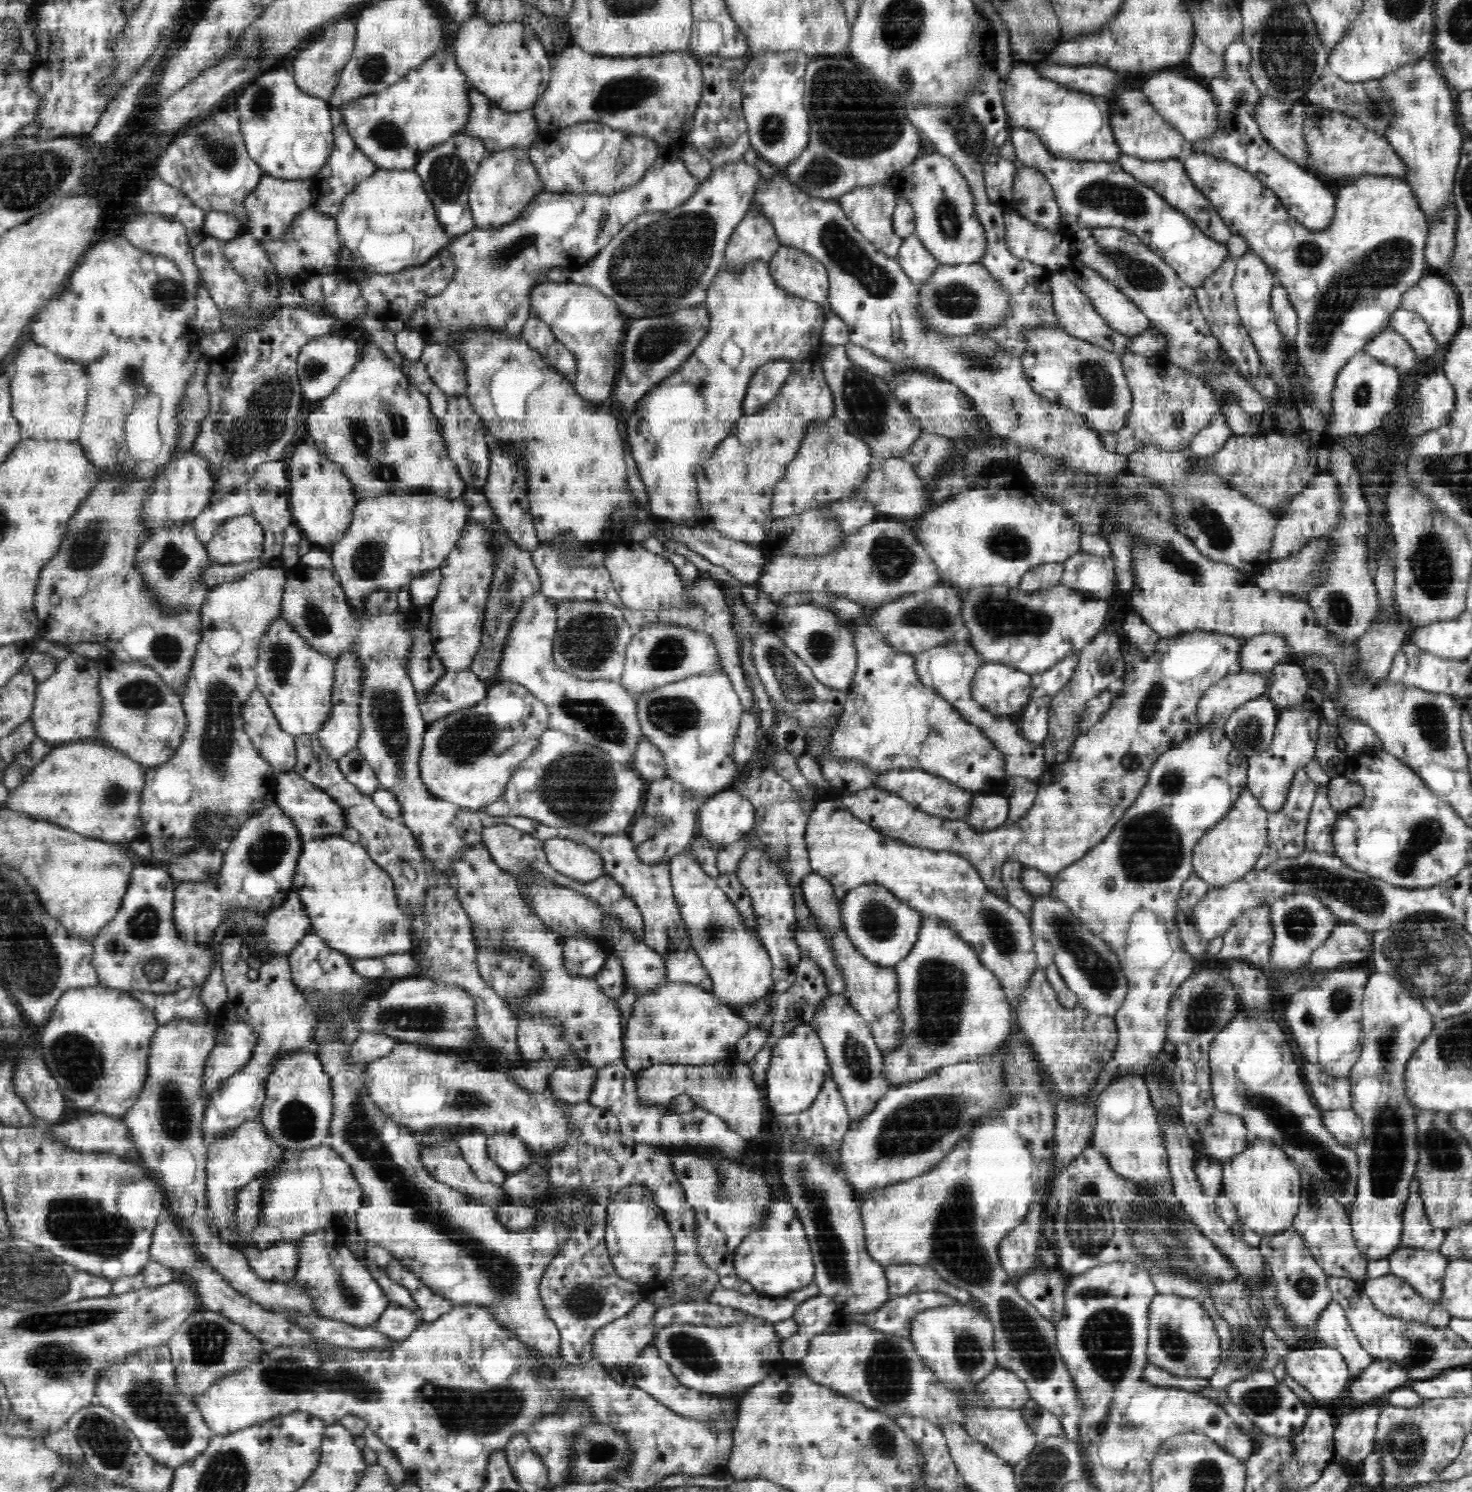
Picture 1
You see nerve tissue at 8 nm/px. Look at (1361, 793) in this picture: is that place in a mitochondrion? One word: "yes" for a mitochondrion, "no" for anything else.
no

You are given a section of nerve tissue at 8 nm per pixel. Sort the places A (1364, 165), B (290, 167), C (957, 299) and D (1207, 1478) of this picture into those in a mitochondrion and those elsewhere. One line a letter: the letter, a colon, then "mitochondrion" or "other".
A: other
B: other
C: mitochondrion
D: mitochondrion

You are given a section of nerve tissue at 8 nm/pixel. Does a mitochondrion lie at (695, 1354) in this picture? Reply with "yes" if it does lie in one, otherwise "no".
yes

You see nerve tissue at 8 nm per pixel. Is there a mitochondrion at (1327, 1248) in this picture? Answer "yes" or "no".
no

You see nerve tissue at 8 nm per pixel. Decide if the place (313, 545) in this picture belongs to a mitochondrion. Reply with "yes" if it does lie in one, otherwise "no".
no

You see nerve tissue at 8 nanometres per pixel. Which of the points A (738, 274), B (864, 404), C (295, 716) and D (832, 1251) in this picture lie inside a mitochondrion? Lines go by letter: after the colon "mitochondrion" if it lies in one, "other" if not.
A: other
B: mitochondrion
C: other
D: mitochondrion

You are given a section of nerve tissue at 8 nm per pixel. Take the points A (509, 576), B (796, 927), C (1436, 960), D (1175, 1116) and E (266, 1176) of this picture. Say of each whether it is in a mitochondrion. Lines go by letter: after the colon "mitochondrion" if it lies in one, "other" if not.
A: mitochondrion
B: other
C: mitochondrion
D: other
E: other

